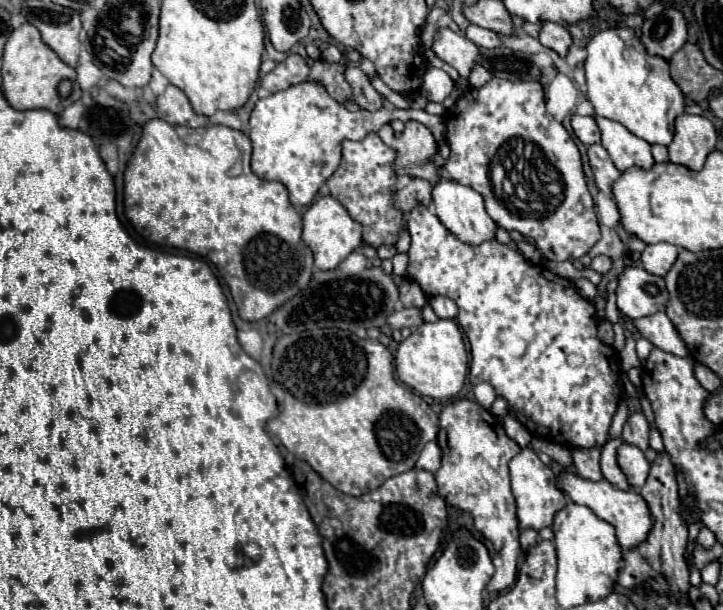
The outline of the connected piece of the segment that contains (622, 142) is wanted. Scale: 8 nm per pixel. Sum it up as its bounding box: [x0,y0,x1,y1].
[596,117,654,171]

